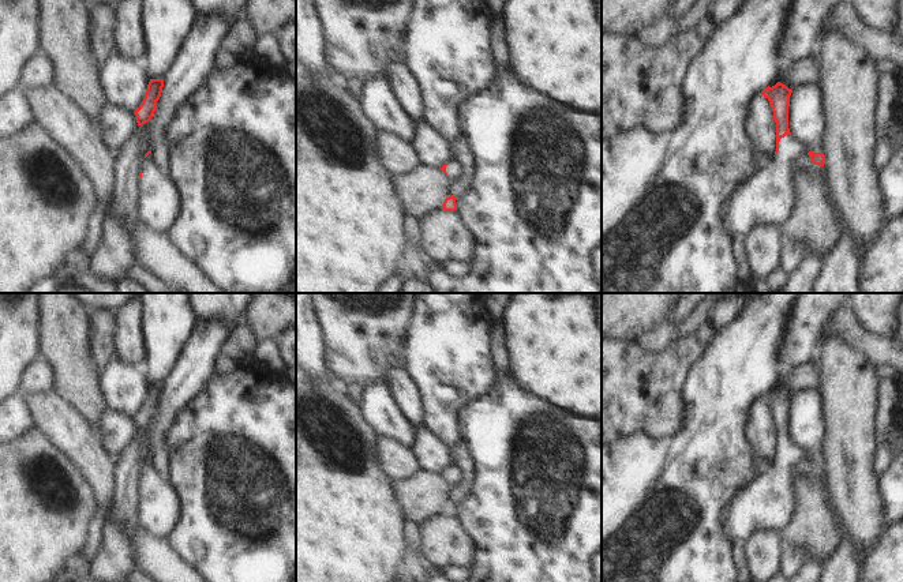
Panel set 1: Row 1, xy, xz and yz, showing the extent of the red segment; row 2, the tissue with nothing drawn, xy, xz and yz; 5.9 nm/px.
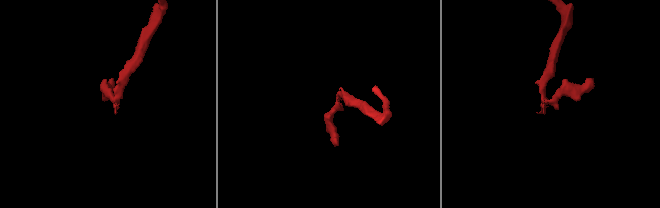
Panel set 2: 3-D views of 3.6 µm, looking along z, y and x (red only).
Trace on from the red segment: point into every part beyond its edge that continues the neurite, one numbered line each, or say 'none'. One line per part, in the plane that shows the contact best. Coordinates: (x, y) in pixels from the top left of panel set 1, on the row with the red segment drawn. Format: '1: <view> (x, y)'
1: yz (768, 196)

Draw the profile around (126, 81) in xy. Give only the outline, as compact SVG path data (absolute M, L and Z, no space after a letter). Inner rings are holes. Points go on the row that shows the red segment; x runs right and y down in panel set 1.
M116 53L101 71L109 104L134 113L142 104L150 82L145 63Z

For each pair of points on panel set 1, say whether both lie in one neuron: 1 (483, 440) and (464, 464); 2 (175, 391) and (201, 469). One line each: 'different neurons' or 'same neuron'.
1: different neurons
2: different neurons

